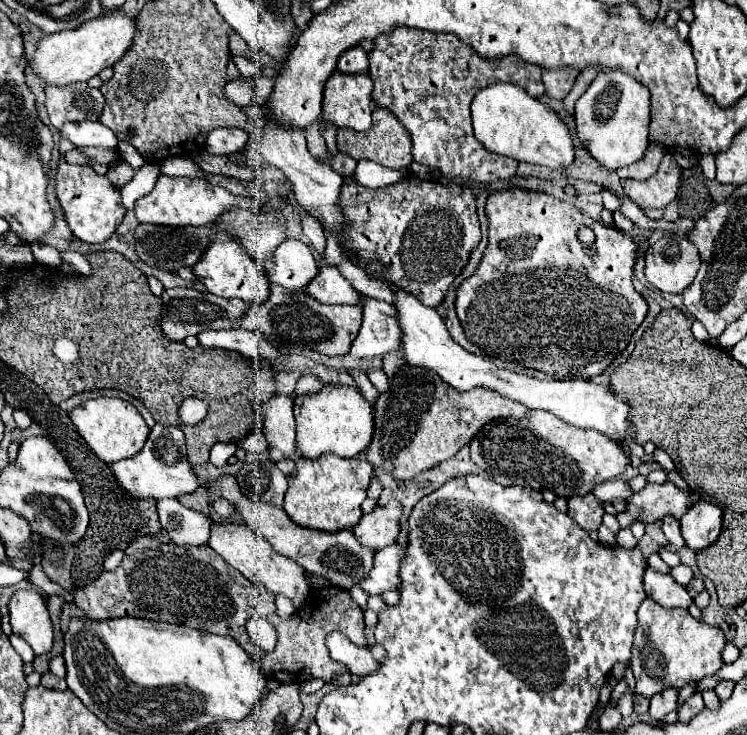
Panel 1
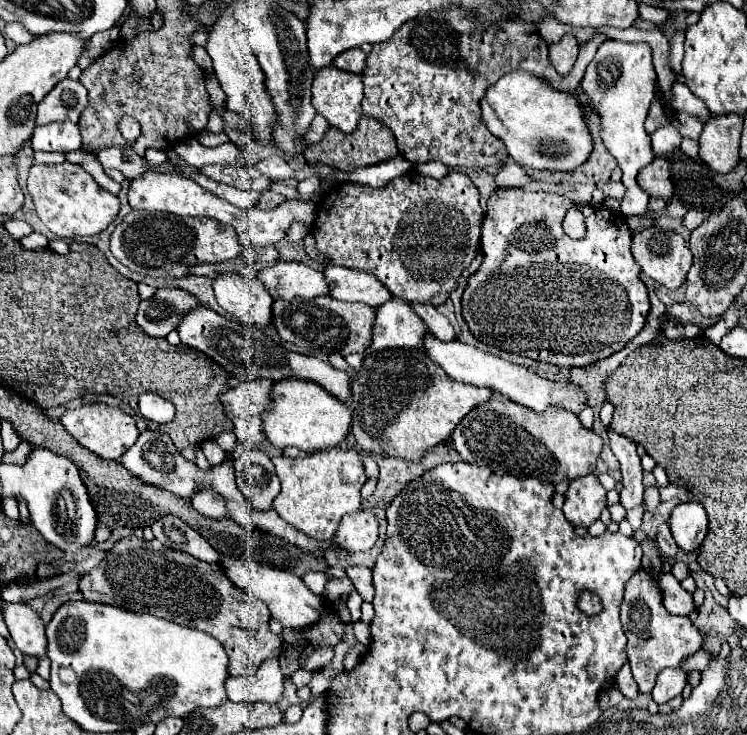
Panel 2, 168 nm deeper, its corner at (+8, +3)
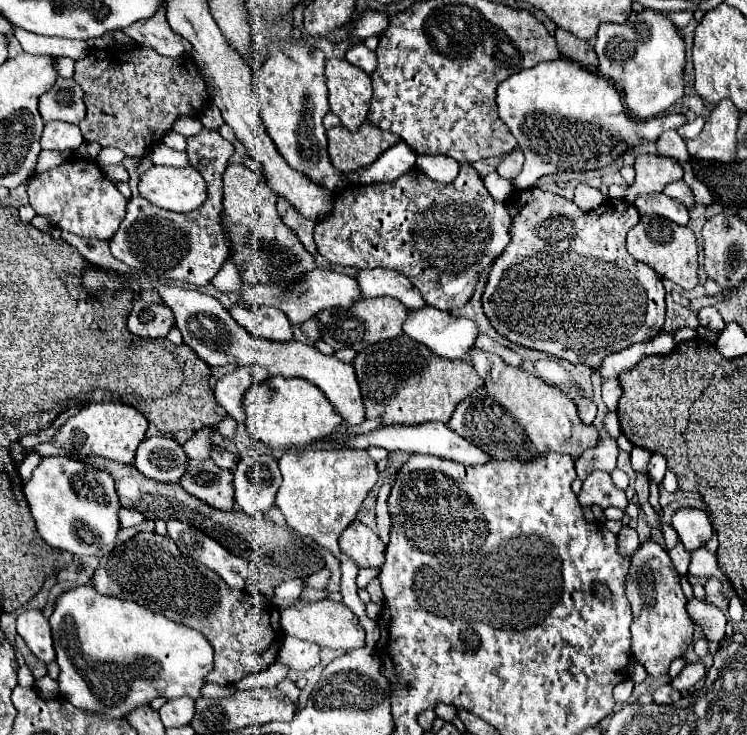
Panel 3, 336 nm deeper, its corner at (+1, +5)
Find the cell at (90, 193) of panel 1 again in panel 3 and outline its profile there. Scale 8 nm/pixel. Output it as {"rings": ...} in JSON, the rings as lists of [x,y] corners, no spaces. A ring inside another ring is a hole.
{"rings":[[[92,159],[66,161],[58,169],[38,173],[30,179],[28,187],[30,205],[38,215],[50,219],[60,231],[70,231],[80,237],[112,239],[126,215],[126,197],[116,189],[116,185],[106,179],[102,169]]]}

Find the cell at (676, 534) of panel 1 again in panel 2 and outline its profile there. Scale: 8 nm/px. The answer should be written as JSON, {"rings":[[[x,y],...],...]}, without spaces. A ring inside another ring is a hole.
{"rings":[[[667,523],[659,525],[659,531],[657,531],[657,545],[659,545],[663,557],[667,557],[667,559],[673,559],[675,553],[679,551],[679,547],[677,547],[677,543],[675,543],[675,539],[673,539],[673,535],[671,535]]]}

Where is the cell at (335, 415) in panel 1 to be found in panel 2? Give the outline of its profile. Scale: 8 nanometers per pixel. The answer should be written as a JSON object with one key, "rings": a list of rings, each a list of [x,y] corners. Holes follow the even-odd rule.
{"rings":[[[283,379],[277,381],[271,387],[271,407],[263,413],[263,435],[267,437],[267,441],[277,447],[277,449],[287,449],[287,447],[297,447],[303,451],[311,451],[311,449],[329,449],[329,447],[337,447],[351,425],[351,409],[349,405],[343,405],[339,399],[331,399],[331,395],[319,387],[313,381],[301,381],[301,379]]]}

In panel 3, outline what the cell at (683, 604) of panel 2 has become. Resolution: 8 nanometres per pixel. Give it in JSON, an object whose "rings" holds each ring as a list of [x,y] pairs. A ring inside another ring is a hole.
{"rings":[[[692,597],[692,599],[688,599],[686,611],[688,611],[688,615],[692,617],[692,621],[702,627],[704,635],[706,635],[710,641],[720,643],[720,641],[724,639],[726,617],[724,617],[724,613],[722,613],[716,605]]]}

